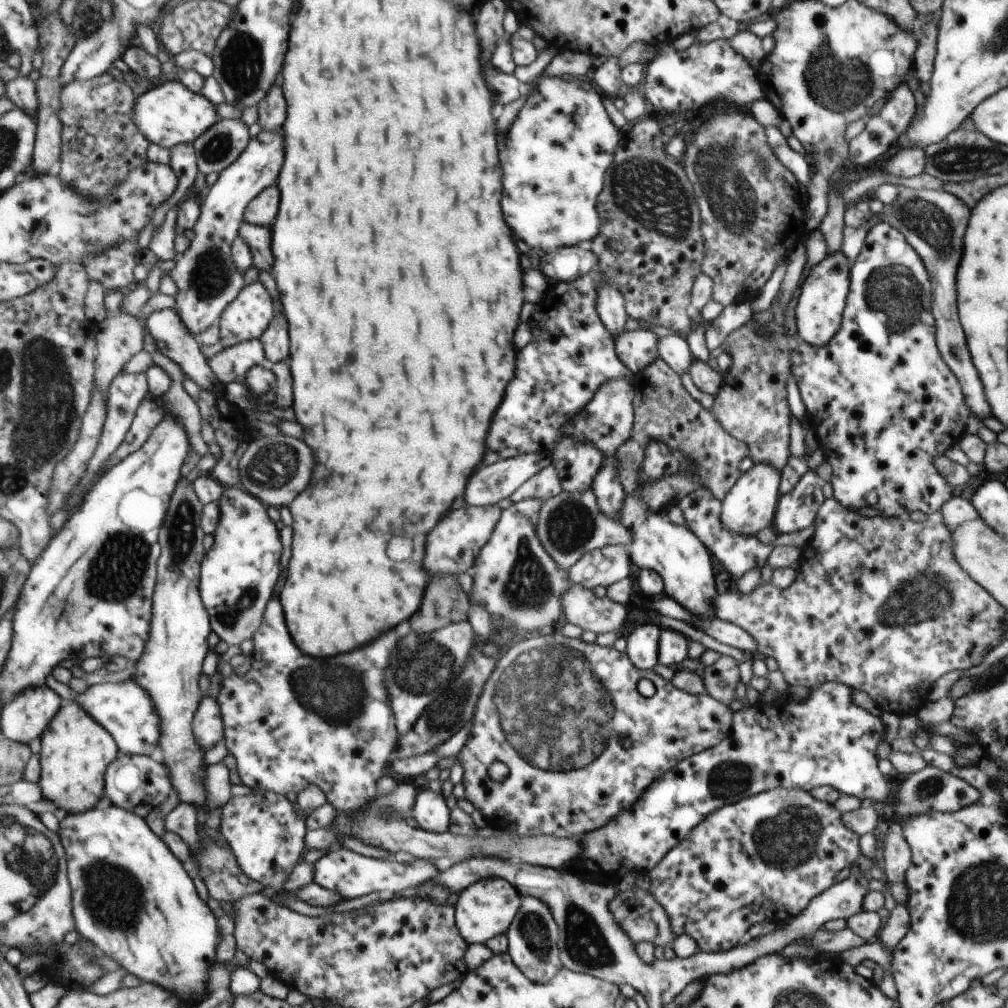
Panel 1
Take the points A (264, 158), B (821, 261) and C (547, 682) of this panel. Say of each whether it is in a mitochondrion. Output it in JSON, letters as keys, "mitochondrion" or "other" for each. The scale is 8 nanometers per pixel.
{"A":"other","B":"other","C":"mitochondrion"}

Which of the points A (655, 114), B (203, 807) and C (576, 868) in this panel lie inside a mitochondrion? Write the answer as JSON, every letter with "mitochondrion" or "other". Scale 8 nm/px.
{"A":"other","B":"other","C":"other"}

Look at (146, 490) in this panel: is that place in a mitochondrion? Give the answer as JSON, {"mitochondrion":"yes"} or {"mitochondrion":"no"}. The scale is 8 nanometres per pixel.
{"mitochondrion":"no"}

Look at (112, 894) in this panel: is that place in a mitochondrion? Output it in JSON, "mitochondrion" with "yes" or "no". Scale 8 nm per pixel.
{"mitochondrion":"yes"}

